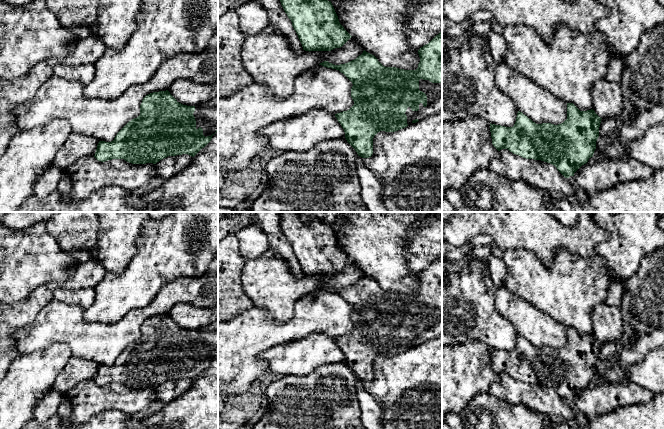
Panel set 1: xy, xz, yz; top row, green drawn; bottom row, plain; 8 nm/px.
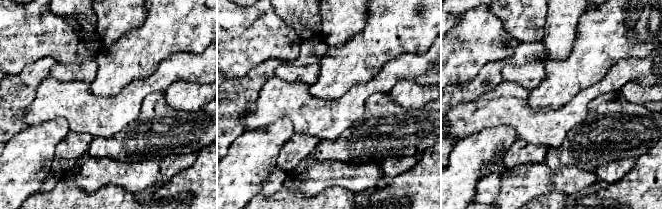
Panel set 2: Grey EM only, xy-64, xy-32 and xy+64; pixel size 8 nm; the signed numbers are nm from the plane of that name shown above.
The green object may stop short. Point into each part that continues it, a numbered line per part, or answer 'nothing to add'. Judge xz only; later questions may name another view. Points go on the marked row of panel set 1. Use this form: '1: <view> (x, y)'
1: xz (433, 91)

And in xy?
1: xy (206, 117)

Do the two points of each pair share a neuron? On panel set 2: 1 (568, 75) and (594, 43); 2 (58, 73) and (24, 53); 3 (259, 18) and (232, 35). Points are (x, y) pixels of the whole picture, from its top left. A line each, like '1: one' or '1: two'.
1: one
2: two
3: one

